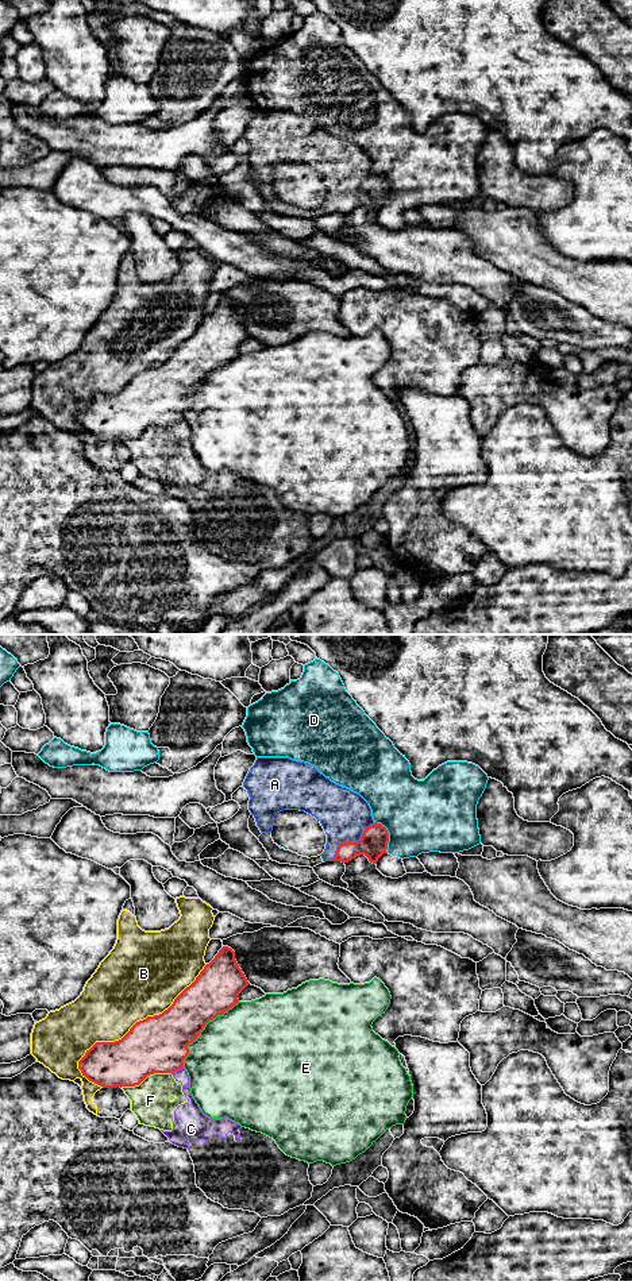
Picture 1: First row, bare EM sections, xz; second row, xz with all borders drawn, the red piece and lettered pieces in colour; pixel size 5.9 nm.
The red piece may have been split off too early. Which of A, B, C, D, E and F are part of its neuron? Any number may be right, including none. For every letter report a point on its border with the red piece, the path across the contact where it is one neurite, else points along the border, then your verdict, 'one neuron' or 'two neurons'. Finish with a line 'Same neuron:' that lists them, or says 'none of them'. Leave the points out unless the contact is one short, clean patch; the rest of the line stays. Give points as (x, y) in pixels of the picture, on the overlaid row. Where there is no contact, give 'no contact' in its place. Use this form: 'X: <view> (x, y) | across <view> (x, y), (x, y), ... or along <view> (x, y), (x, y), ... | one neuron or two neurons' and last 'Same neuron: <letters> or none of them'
A: xz (350, 842) | one neuron
B: xz (137, 1022) | two neurons
C: xz (177, 1069) | along xz (182, 1067), (172, 1073) | two neurons
D: xz (388, 834) | two neurons
E: xz (203, 1029) | two neurons
F: xz (145, 1077) | two neurons
Same neuron: A

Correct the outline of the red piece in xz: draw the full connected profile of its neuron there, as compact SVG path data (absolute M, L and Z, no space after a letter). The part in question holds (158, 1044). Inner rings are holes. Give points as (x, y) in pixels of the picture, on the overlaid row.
M223 946L167 1010L136 1022L119 1041L96 1042L78 1061L78 1069L89 1081L103 1088L135 1087L150 1074L182 1069L189 1054L188 1045L197 1039L209 1020L238 1004L239 993L248 984L235 960L235 952Z

